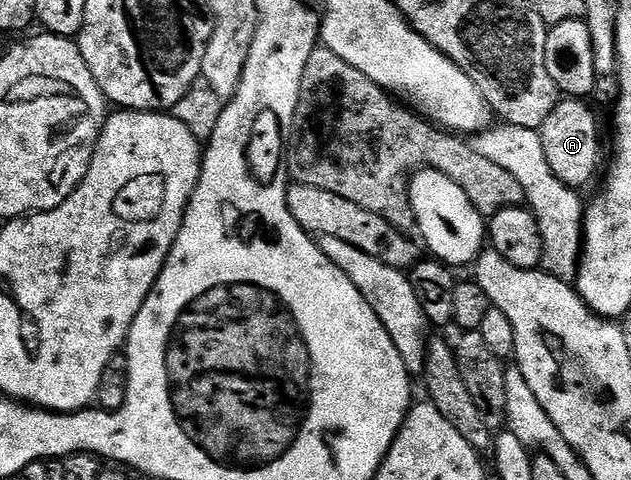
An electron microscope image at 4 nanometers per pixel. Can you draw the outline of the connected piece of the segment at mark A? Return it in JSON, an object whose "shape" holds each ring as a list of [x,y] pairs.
{"shape":[[[561,98],[554,113],[546,117],[538,132],[542,137],[546,161],[550,169],[554,169],[554,177],[558,177],[562,185],[573,189],[586,186],[600,167],[600,127],[596,124],[595,113],[586,104],[584,99]]]}

